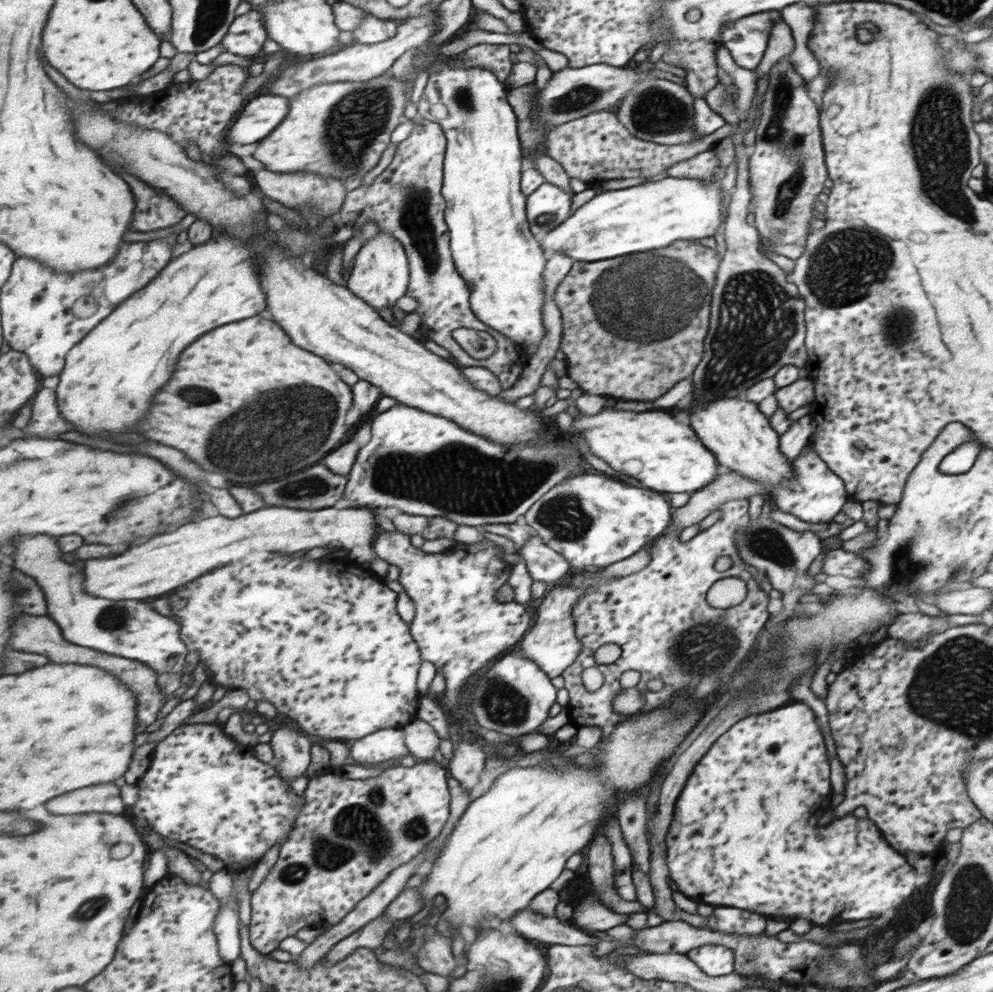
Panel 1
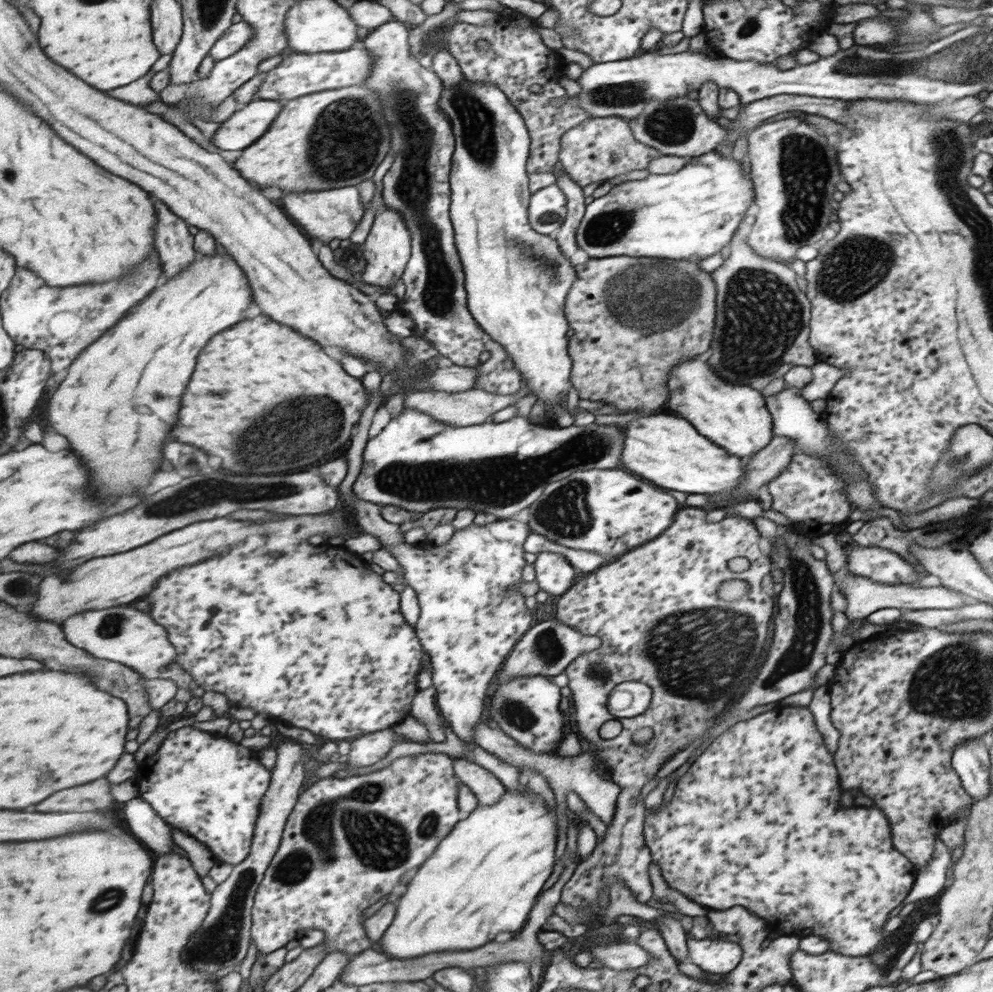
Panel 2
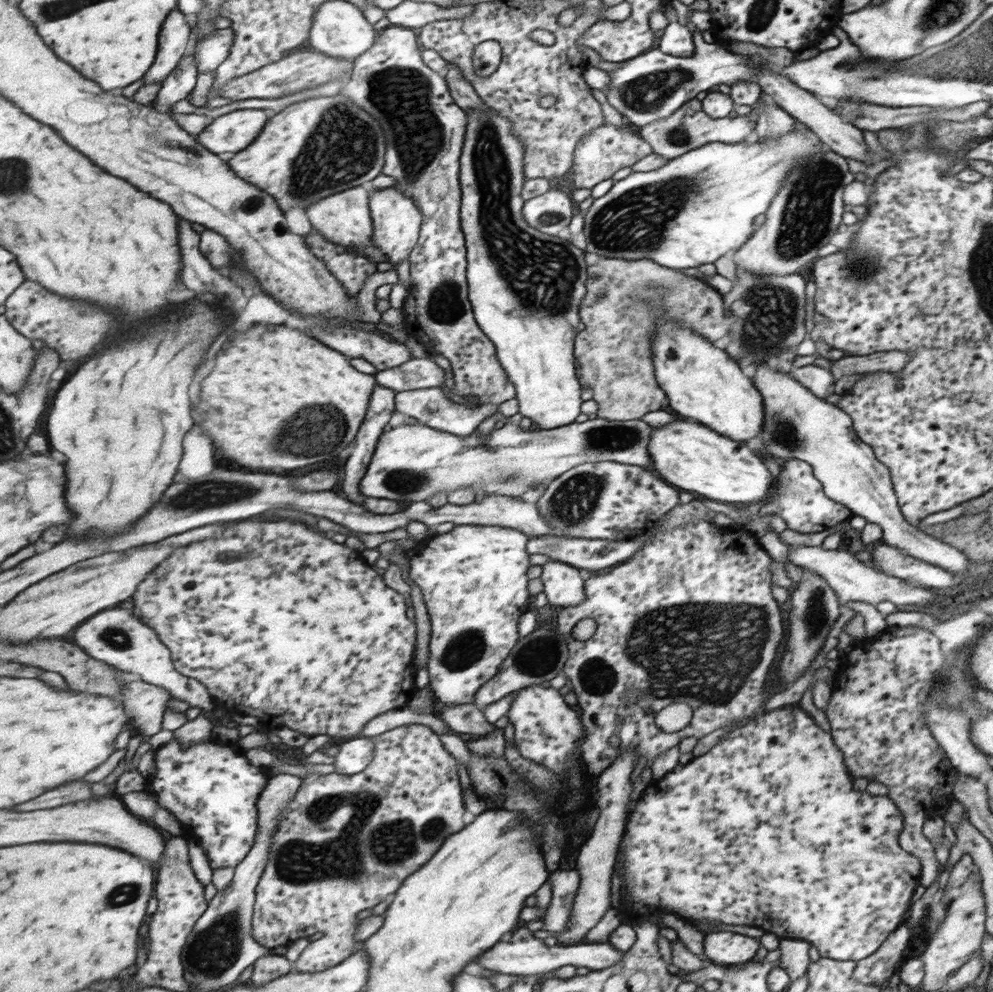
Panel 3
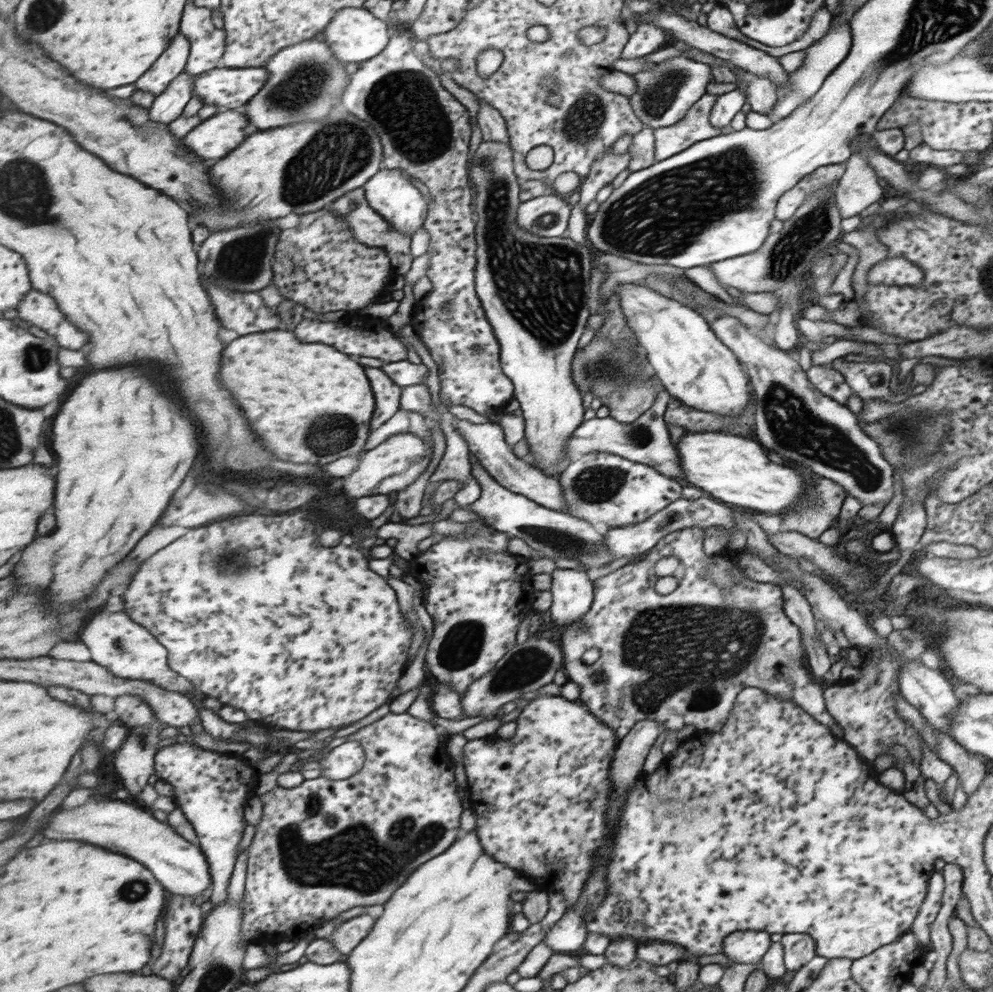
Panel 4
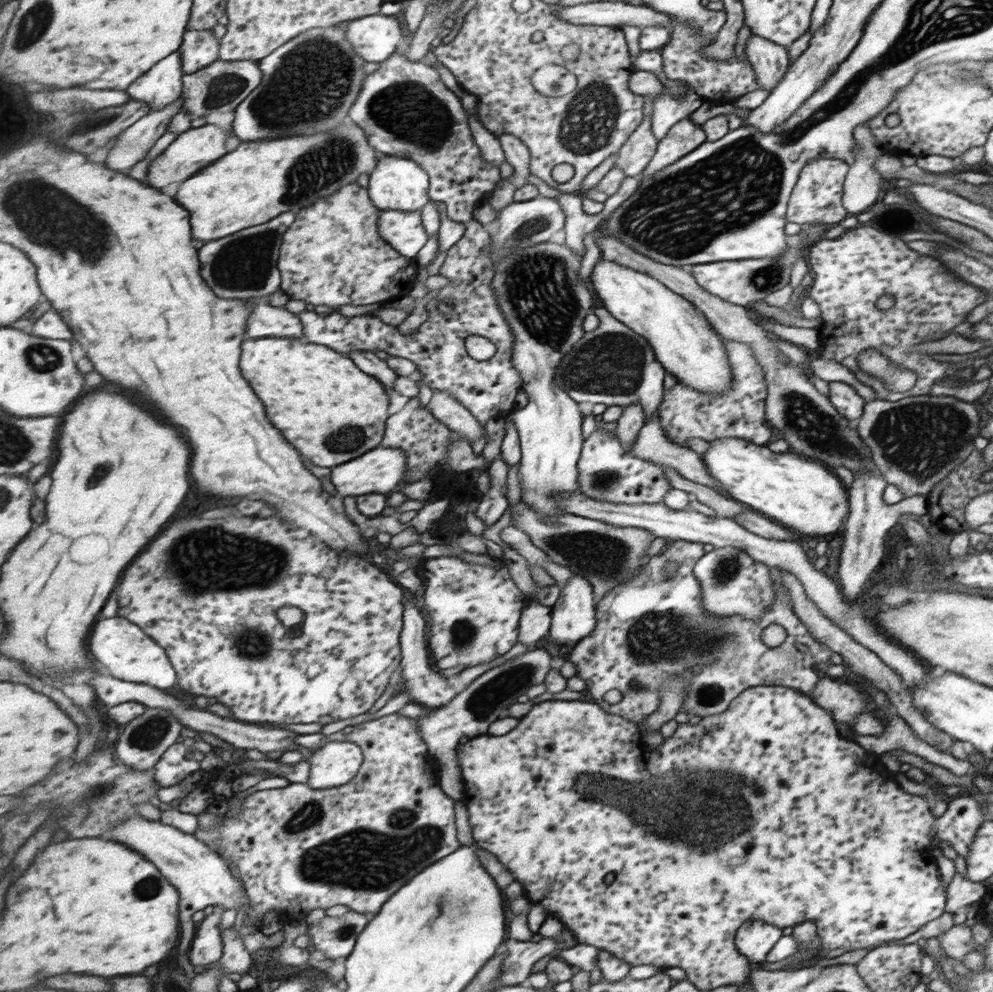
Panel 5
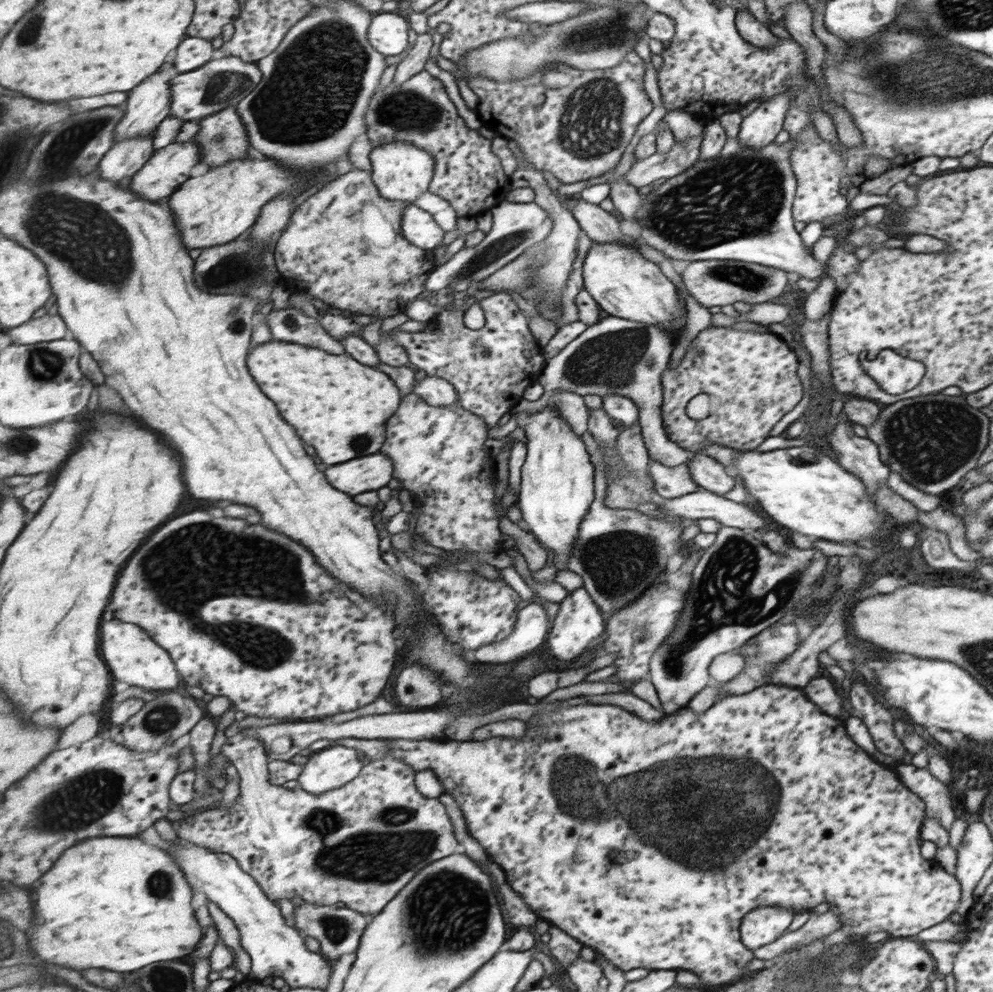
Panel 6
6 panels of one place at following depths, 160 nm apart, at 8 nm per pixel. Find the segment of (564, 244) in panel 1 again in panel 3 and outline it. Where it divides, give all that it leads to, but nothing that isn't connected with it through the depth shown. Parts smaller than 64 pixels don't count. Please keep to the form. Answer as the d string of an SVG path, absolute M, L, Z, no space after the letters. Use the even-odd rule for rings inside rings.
M796 121L796 127L791 131L778 136L778 138L764 138L751 144L747 142L738 142L737 144L723 144L722 142L711 142L698 146L689 152L685 152L677 158L673 158L661 168L650 170L649 172L631 172L625 178L614 181L610 189L603 194L602 197L595 199L593 204L586 212L586 226L584 227L584 234L586 237L586 250L588 252L595 252L605 258L620 258L623 260L634 261L639 259L653 258L656 263L661 266L681 270L681 268L693 268L700 264L709 264L715 262L719 256L723 256L727 250L735 250L743 246L749 240L749 232L753 230L753 218L759 214L767 212L773 198L777 195L778 188L782 186L782 180L790 174L795 167L801 166L801 162L805 162L811 155L823 154L829 151L830 148L815 136L814 132Z

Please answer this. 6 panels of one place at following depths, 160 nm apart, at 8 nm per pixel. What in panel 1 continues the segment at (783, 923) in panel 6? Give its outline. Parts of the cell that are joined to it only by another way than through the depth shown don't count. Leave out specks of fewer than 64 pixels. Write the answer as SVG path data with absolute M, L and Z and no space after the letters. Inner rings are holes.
M703 945L688 951L686 957L692 960L706 976L725 976L733 972L733 951L722 945Z

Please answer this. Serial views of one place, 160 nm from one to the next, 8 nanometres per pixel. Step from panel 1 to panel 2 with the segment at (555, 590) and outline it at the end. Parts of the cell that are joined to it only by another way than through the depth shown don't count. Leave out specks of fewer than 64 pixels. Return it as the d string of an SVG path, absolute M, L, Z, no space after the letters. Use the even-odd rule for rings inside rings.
M557 617L554 620L541 621L526 632L515 650L511 652L511 656L508 656L503 672L500 672L500 680L497 680L497 686L515 677L543 675L552 678L559 676L566 672L566 668L577 657L586 652L595 651L601 645L602 641L599 638L591 638L569 625L564 625Z

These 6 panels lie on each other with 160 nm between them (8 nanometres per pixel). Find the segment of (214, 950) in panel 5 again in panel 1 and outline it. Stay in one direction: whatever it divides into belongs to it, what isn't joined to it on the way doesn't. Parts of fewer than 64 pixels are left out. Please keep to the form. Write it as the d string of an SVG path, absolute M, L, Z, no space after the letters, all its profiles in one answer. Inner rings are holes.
M199 723L180 726L175 732L172 732L167 738L164 738L157 744L157 746L159 746L159 748L155 748L157 752L153 752L155 756L152 756L155 760L151 760L151 762L153 762L151 768L147 770L147 774L145 774L145 776L141 778L141 782L139 782L141 800L135 804L133 814L145 818L146 822L152 826L152 829L157 831L161 836L183 842L202 852L211 854L213 857L221 860L225 864L225 869L232 874L255 866L271 848L275 848L277 844L281 847L288 841L290 832L296 825L296 820L301 814L306 799L300 798L299 795L294 793L290 786L286 784L275 764L269 764L266 761L259 760L259 757L255 755L254 747L237 744L230 736L227 736L222 726Z

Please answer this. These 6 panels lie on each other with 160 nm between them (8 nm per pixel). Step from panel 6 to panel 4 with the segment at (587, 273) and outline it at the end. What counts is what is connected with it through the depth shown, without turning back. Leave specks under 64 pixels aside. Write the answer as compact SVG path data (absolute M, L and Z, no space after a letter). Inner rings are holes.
M621 283L613 291L618 296L619 306L624 314L628 327L632 330L638 345L646 354L648 368L657 376L659 382L671 398L681 400L689 408L702 412L715 413L720 416L742 414L753 395L749 386L749 378L738 357L730 351L717 337L709 322L681 301L668 299L659 295L649 285L638 283Z

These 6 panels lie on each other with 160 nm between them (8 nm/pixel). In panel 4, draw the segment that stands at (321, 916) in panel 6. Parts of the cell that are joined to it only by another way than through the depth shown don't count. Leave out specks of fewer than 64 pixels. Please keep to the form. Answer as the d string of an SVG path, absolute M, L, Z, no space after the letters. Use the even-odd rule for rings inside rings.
M363 913L335 928L327 940L331 940L335 944L334 947L339 949L342 954L349 955L359 947L359 944L363 943L363 940L367 939L376 923L377 920L373 916Z

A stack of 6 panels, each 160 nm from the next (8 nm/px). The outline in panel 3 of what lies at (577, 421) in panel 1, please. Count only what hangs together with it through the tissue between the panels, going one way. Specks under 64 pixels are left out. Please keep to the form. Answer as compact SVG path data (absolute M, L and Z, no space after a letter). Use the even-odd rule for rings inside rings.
M672 420L661 428L654 428L648 450L655 472L694 497L721 503L737 502L751 508L751 502L761 502L763 494L771 494L771 476L759 458L749 452L745 442L723 437L696 421Z

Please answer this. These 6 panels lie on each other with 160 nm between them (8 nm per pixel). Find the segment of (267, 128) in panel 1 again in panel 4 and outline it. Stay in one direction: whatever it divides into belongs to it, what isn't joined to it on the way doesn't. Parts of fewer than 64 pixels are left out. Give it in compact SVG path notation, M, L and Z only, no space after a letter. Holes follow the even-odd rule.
M229 109L203 121L185 138L191 152L205 160L225 158L251 133L248 116Z

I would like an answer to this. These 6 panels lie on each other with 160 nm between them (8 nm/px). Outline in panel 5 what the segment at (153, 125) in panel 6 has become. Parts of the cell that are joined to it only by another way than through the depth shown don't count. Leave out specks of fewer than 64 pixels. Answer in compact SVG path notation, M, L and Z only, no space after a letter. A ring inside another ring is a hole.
M177 51L163 59L163 64L155 64L155 68L151 68L151 72L147 72L143 80L137 80L127 92L131 98L151 107L150 112L156 111L182 96L185 75L182 52Z

